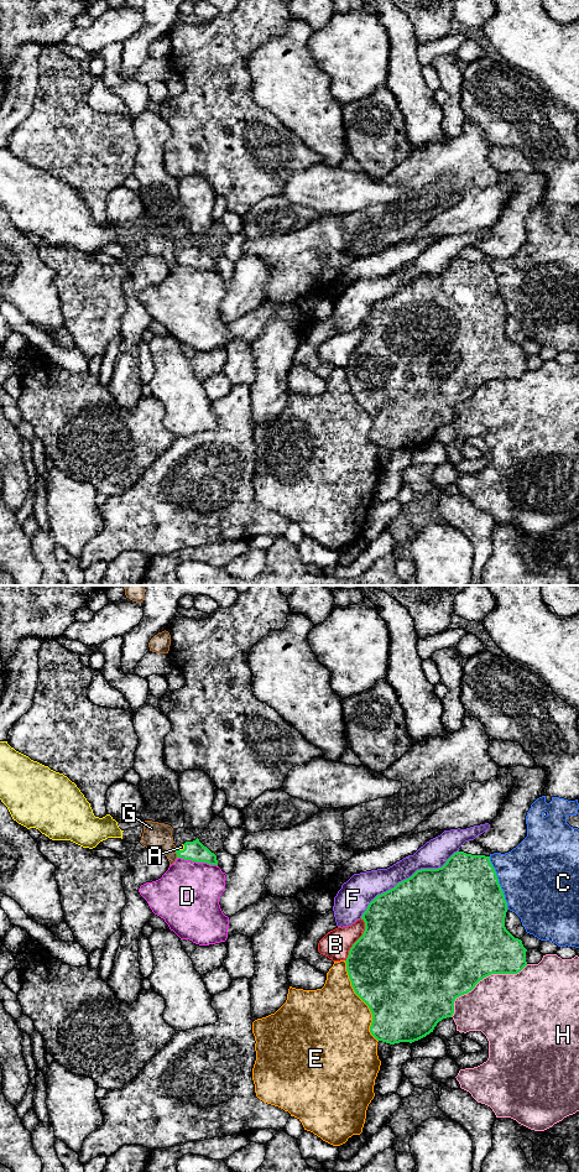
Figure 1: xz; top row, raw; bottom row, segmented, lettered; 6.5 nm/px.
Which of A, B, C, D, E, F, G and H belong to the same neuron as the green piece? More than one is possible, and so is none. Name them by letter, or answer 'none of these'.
A

